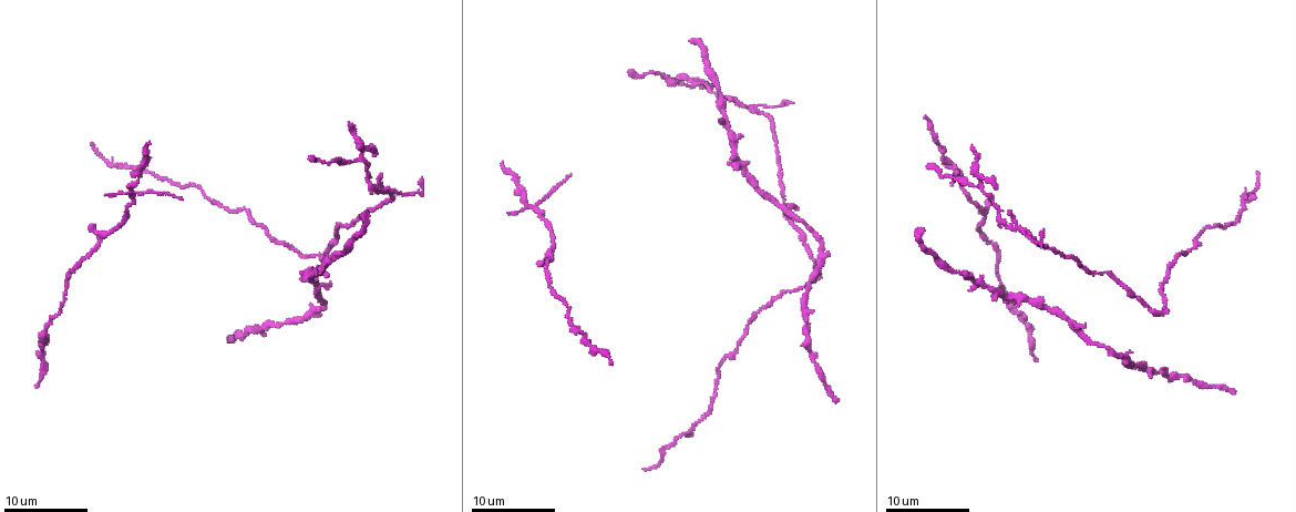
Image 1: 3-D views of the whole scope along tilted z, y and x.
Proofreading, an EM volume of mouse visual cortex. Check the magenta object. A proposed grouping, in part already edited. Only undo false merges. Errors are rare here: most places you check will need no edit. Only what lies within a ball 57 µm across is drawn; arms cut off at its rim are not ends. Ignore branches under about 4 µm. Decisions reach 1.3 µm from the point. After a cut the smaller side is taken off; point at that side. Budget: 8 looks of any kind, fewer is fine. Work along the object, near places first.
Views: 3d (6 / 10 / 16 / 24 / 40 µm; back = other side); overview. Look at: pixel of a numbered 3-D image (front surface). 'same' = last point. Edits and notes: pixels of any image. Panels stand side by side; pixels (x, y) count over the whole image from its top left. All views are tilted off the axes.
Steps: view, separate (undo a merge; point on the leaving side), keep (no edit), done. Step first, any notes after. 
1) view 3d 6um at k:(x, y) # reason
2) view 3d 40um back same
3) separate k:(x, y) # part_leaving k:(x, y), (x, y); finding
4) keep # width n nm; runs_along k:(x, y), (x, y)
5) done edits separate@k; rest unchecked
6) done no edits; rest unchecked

view 3d 10um at 1:(130, 193) # four-way junction

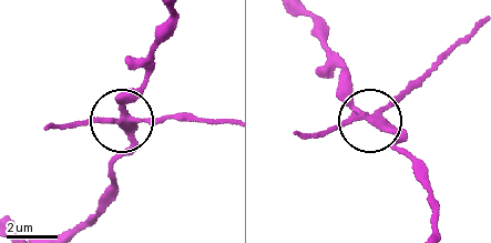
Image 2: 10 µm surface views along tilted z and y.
separate 2:(164, 119) # part_leaving 2:(129, 119), (221, 119); a second cell is stuck on

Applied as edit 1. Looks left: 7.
view overview

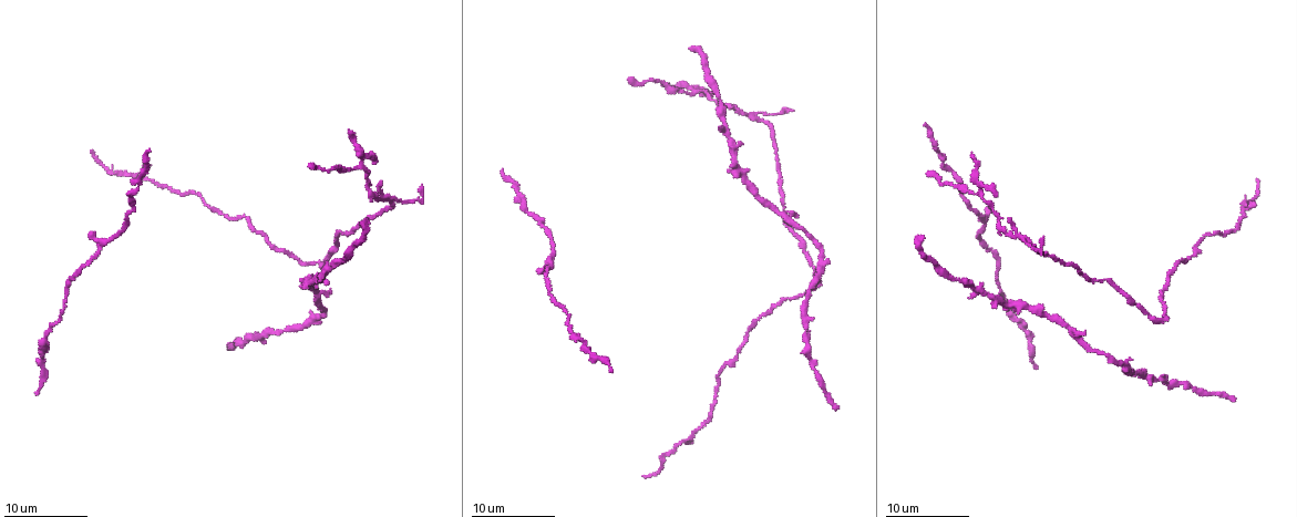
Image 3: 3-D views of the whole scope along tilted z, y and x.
view 3d 16um at 3:(999, 263) # calibre changes

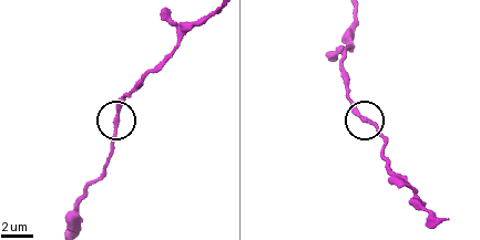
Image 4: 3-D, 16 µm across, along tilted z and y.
keep # runs_along 4:(211, 16), (129, 93), (111, 141), (111, 158); all the same cell

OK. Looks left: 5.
view 3d 10um at 3:(315, 317) # side arm on a straight run

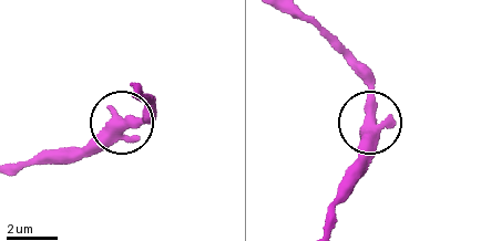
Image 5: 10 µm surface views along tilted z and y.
keep # width 410 nm; one cell here

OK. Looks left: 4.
view 3d 10um at 3:(387, 198) # a fork

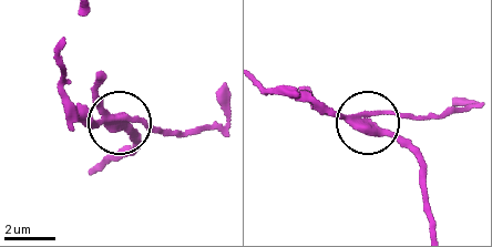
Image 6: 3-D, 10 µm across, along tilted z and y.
view 3d 10um back at 6:(127, 118)

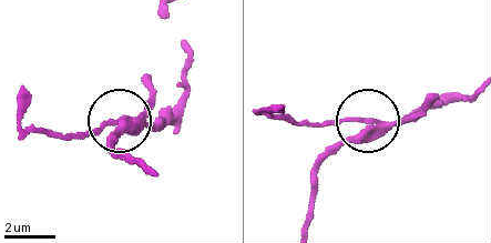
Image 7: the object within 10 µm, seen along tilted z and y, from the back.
separate 7:(152, 103) # width 330 nm; part_leaving 7:(379, 127), (361, 132), (323, 165), (309, 226); two cells meet here

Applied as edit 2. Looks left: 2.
done edits separate@2, separate@7; rest unchecked

